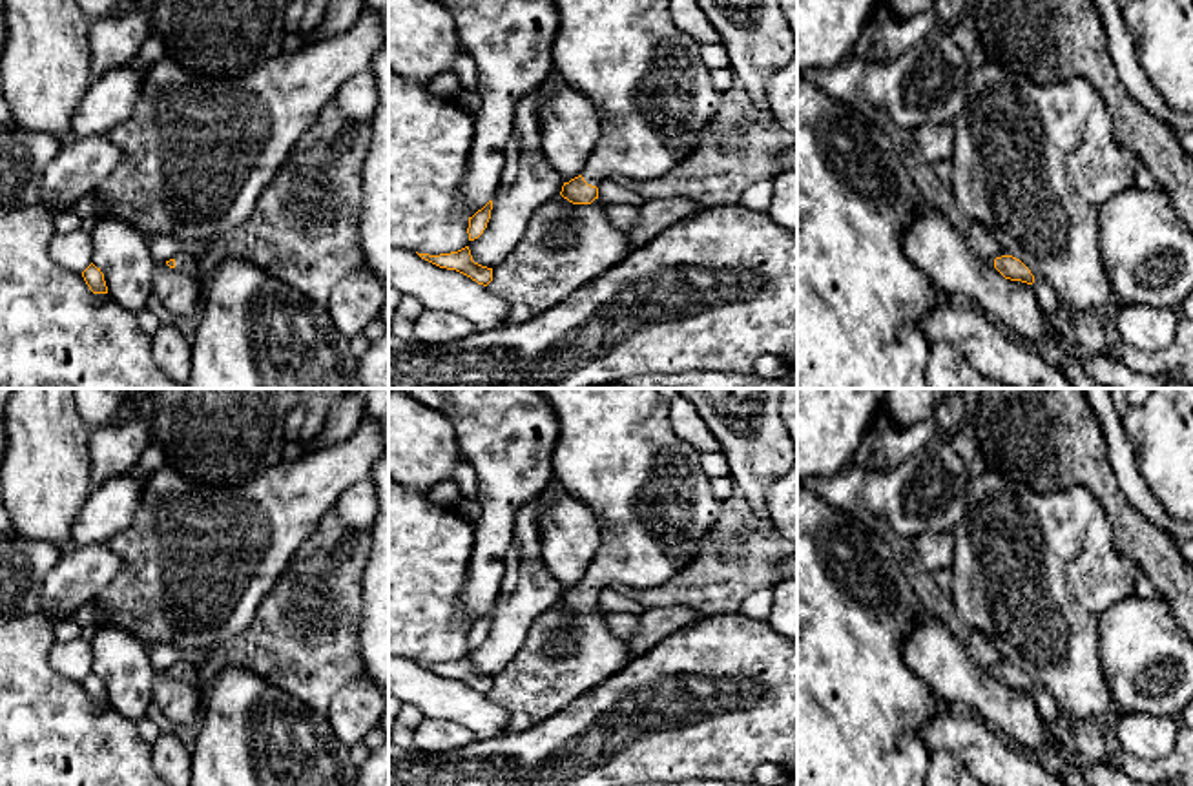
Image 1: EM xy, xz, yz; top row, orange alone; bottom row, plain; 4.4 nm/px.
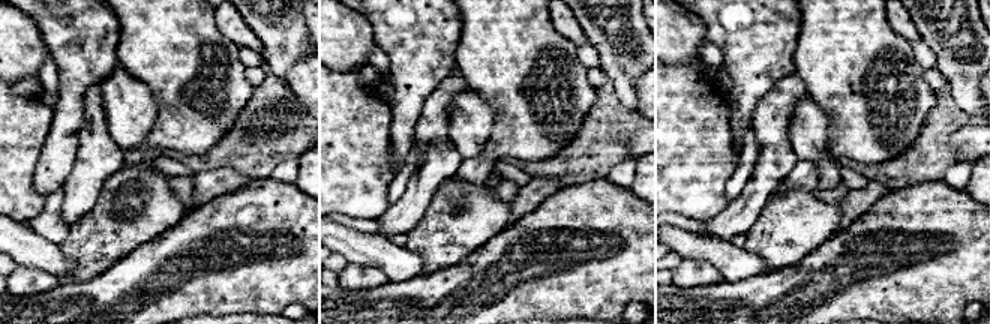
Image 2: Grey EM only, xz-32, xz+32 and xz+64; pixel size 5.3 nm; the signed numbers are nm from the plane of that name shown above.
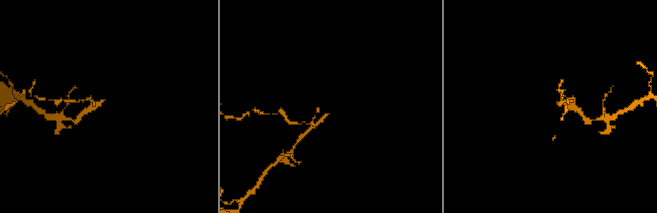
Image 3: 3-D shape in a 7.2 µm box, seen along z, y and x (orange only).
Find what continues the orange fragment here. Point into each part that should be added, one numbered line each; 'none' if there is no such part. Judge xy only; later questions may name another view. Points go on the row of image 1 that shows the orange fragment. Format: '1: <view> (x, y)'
1: xy (256, 332)

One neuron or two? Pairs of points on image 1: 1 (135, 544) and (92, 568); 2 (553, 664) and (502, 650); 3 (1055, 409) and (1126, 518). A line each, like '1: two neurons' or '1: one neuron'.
1: two neurons
2: two neurons
3: one neuron

